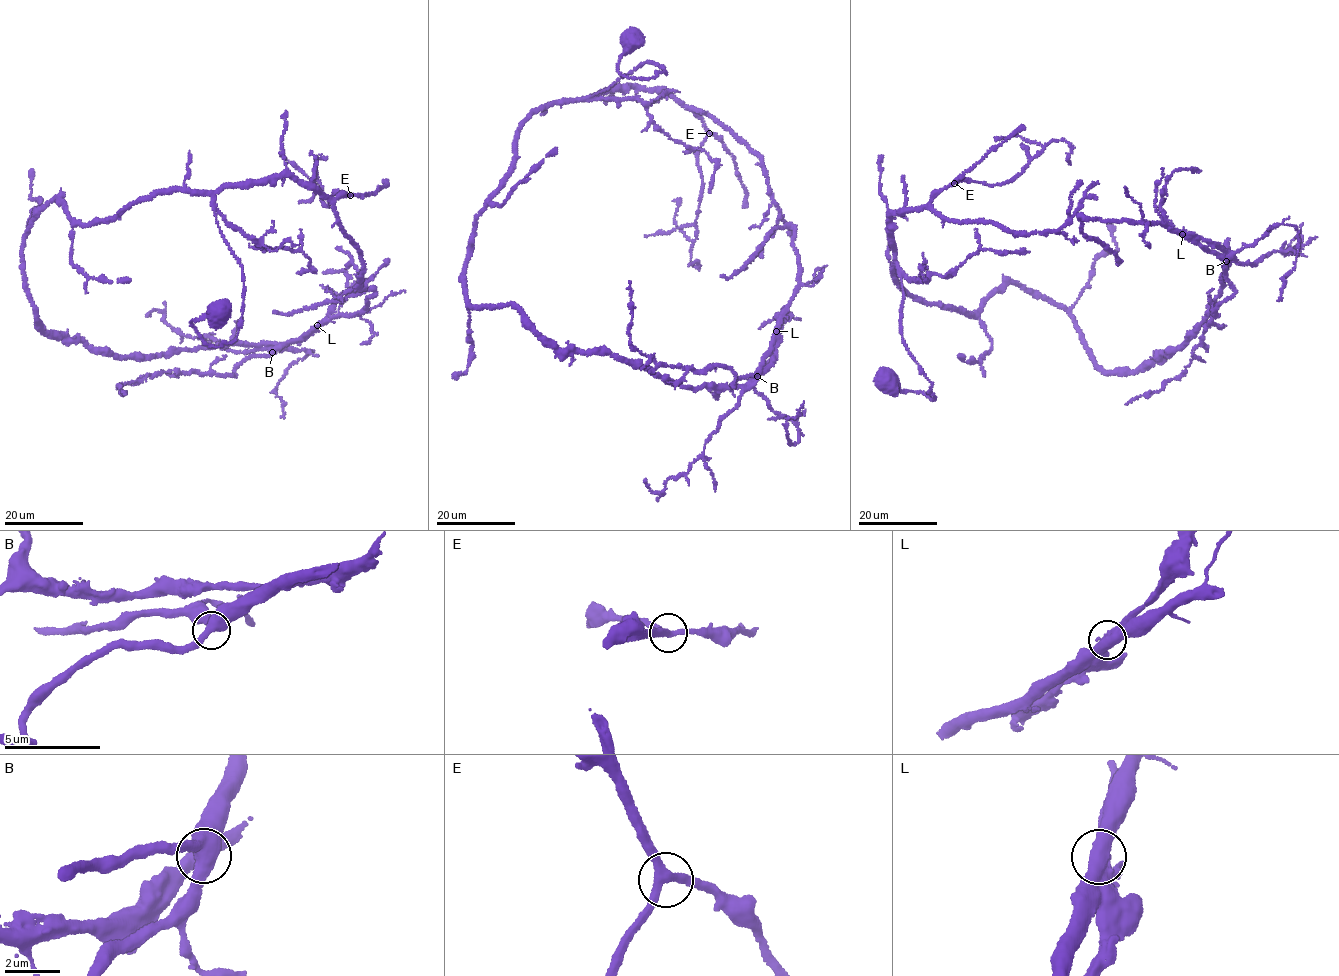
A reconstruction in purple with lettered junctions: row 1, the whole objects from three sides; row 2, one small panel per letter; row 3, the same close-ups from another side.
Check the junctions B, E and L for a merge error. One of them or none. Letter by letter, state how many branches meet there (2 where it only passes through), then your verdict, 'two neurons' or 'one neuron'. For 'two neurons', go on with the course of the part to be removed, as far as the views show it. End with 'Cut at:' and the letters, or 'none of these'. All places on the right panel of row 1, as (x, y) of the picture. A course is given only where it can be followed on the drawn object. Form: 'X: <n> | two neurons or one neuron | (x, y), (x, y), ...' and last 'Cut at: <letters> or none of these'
B: 3 | one neuron
E: 3 | one neuron
L: 3 | two neurons | (1183, 233), (1221, 255), (1234, 293), (1212, 313), (1215, 315), (1183, 373), (1158, 391), (1126, 404)
Cut at: L

